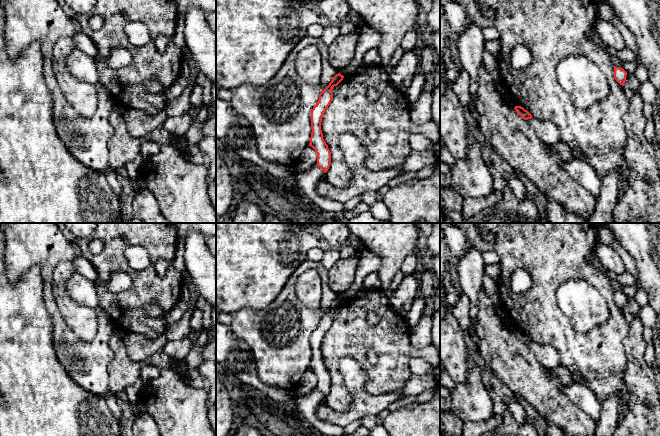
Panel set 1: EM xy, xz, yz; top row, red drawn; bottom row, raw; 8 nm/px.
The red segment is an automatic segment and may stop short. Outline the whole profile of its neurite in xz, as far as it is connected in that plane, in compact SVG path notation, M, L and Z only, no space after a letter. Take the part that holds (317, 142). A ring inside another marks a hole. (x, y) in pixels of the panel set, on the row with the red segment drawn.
M340 73L336 74L329 85L319 94L319 100L311 110L311 137L309 146L311 146L317 153L317 166L326 173L331 164L331 152L328 145L323 139L321 130L321 122L323 115L333 99L334 86L337 86L344 76Z

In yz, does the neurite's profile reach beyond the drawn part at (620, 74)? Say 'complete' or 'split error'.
complete

